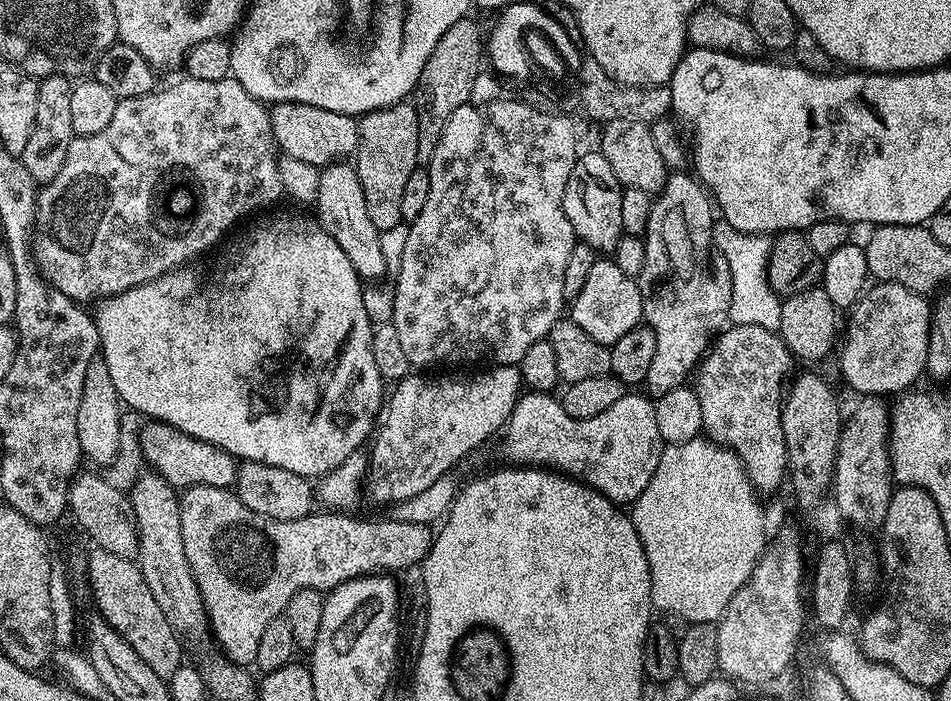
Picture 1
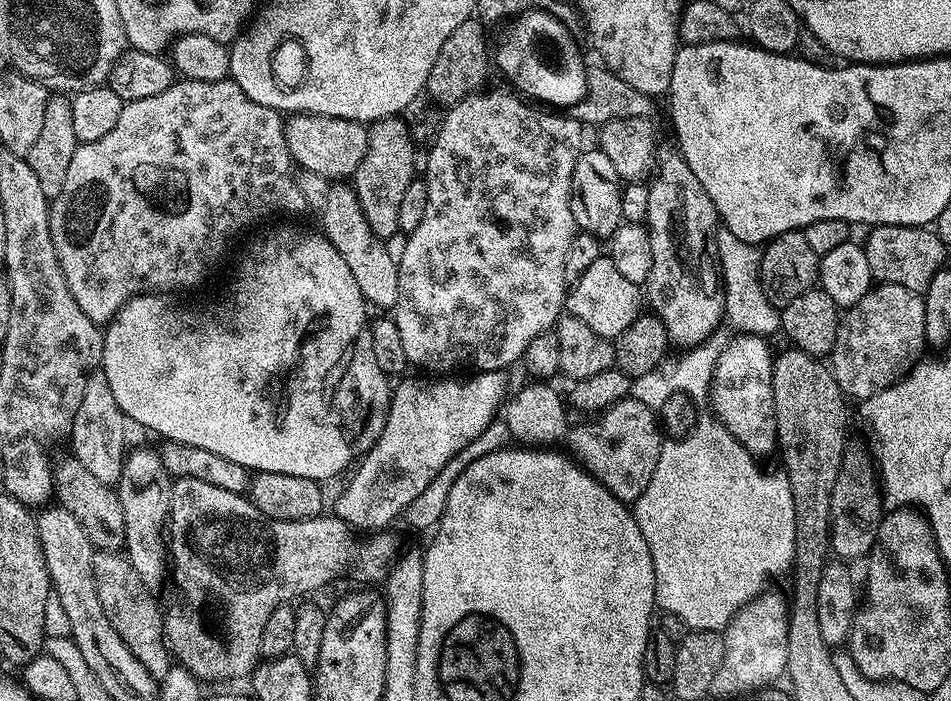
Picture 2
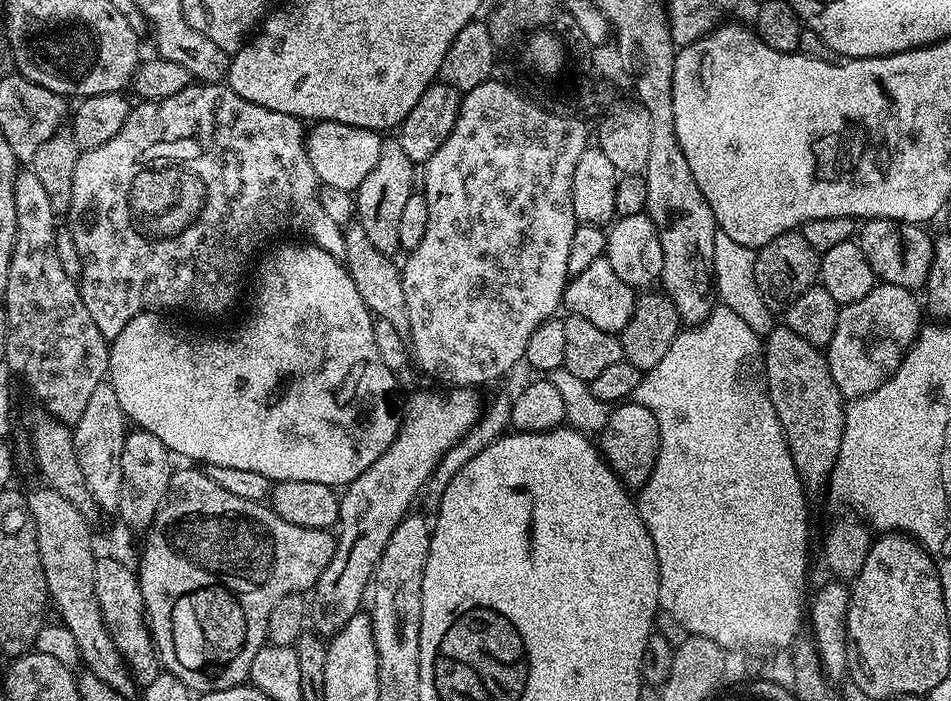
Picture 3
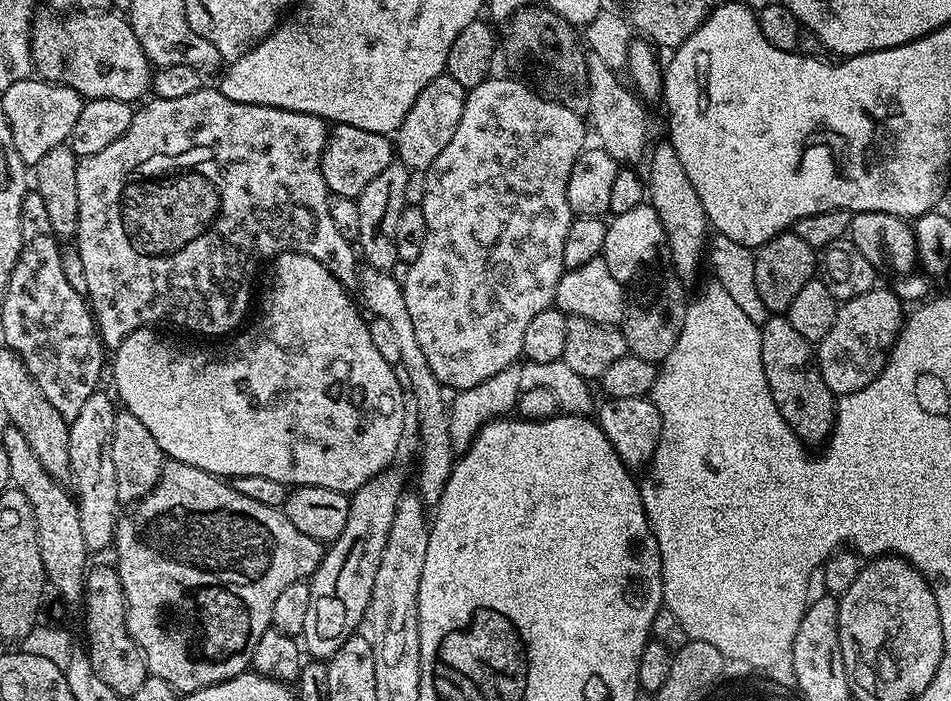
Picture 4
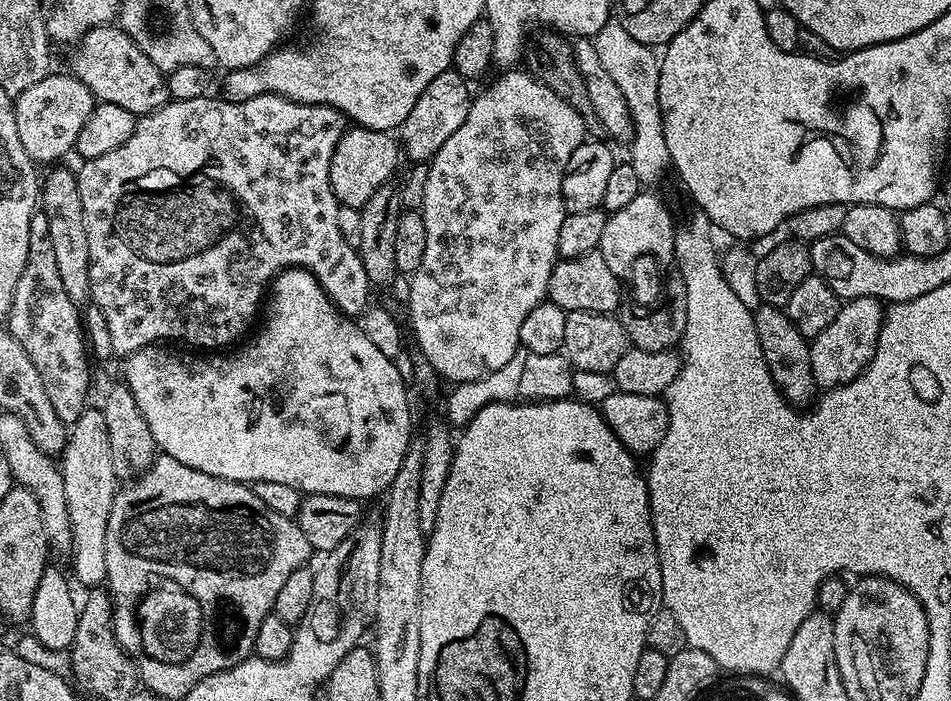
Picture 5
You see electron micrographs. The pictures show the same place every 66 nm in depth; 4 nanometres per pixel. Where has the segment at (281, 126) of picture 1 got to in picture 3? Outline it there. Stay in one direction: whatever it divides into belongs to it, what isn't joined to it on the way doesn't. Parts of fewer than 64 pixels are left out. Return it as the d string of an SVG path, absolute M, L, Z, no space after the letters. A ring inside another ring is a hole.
M322 120L313 123L306 132L310 166L314 166L317 181L326 187L355 193L358 186L378 162L382 147L381 133L371 128L359 128L333 120Z

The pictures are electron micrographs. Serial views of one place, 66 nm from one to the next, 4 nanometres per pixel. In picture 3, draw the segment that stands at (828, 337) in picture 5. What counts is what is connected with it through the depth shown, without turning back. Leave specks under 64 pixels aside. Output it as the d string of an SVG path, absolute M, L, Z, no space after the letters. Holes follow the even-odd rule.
M877 282L866 298L841 307L834 338L830 338L826 349L830 378L834 378L841 396L855 398L870 394L898 370L914 339L912 296L911 288Z

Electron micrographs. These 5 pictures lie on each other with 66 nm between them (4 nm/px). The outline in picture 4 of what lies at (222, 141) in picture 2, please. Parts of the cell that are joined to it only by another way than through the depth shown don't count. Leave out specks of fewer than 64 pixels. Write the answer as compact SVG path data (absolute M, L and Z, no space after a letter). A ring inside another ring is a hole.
M211 86L200 88L194 94L186 94L186 98L152 98L140 107L133 111L130 130L126 130L118 142L110 142L110 146L106 146L106 150L101 150L99 154L82 156L78 160L78 230L74 245L80 251L80 264L84 267L84 280L88 283L86 299L96 317L96 326L100 329L105 349L116 349L139 328L160 326L164 319L200 336L235 333L245 323L244 315L252 300L252 279L260 263L268 259L271 261L283 252L301 252L313 256L322 262L322 266L326 266L326 270L330 270L330 274L334 274L334 278L338 278L340 284L351 286L357 283L358 252L334 226L334 217L330 216L328 205L330 193L320 169L324 147L328 145L330 135L329 121L314 114L291 112L274 106L230 102L230 98Z

